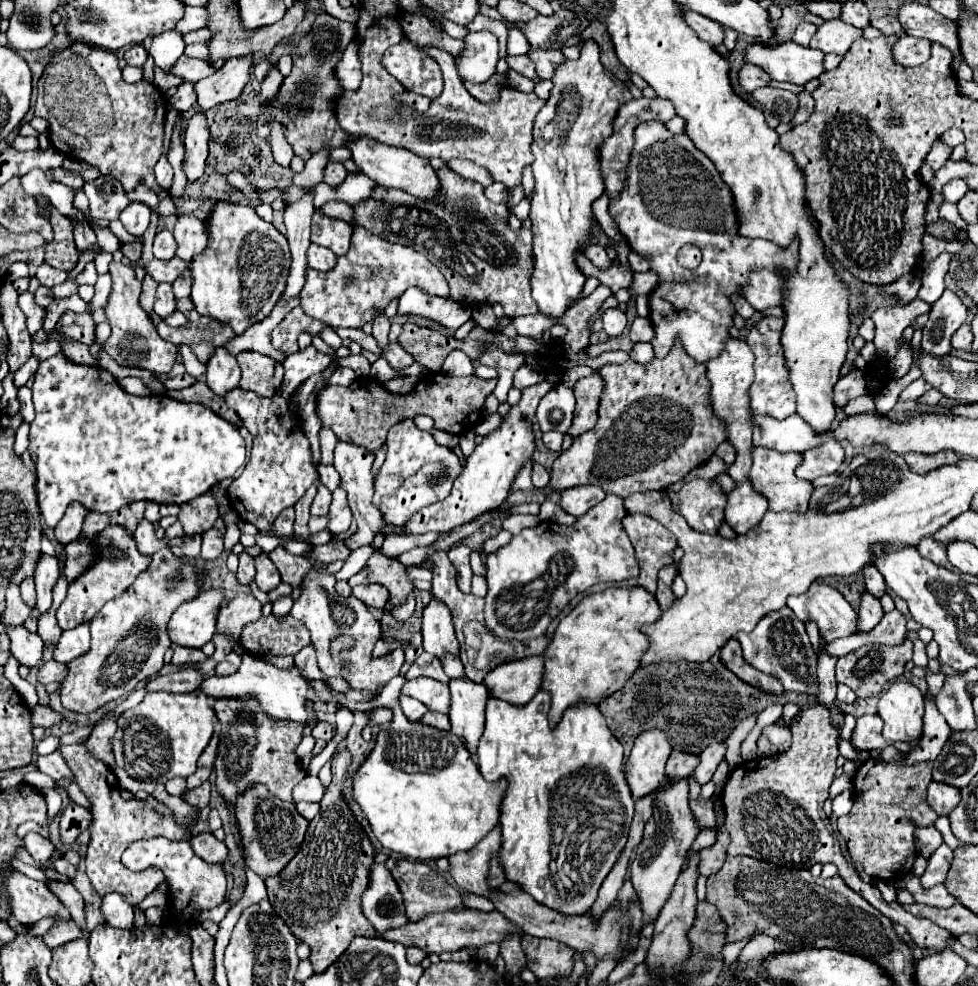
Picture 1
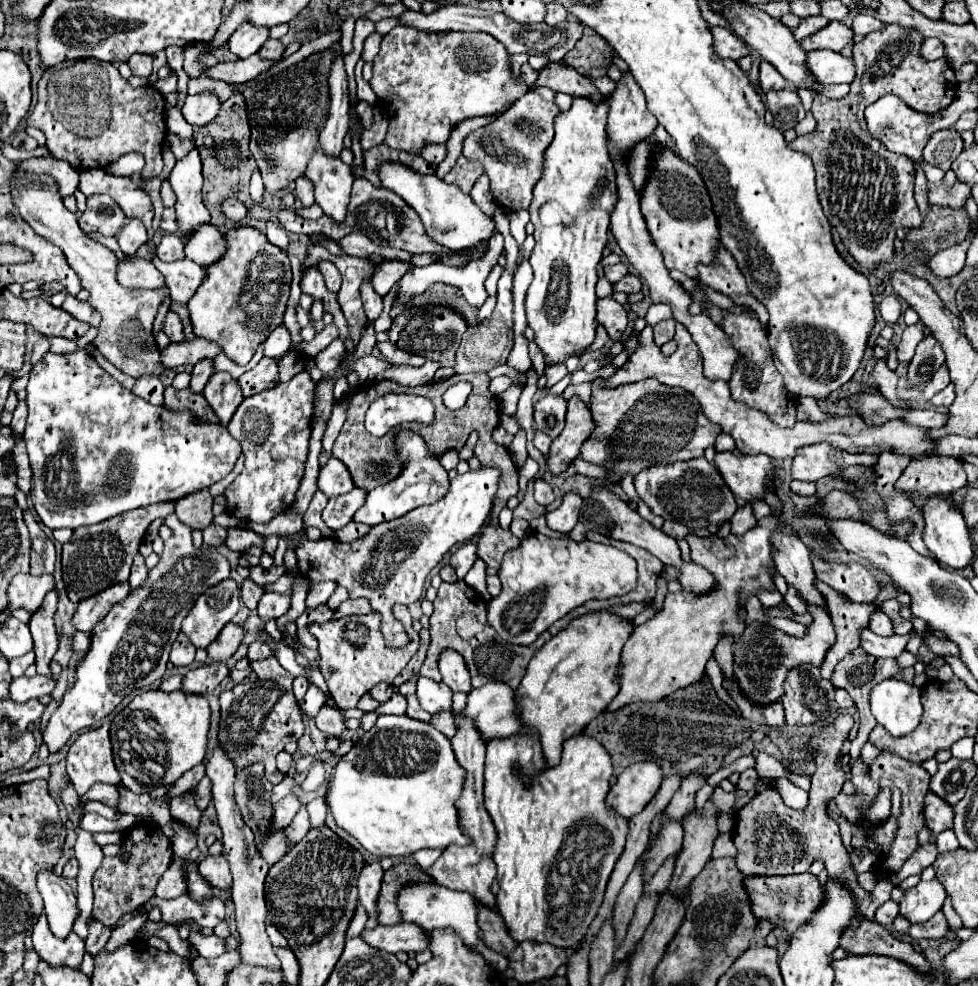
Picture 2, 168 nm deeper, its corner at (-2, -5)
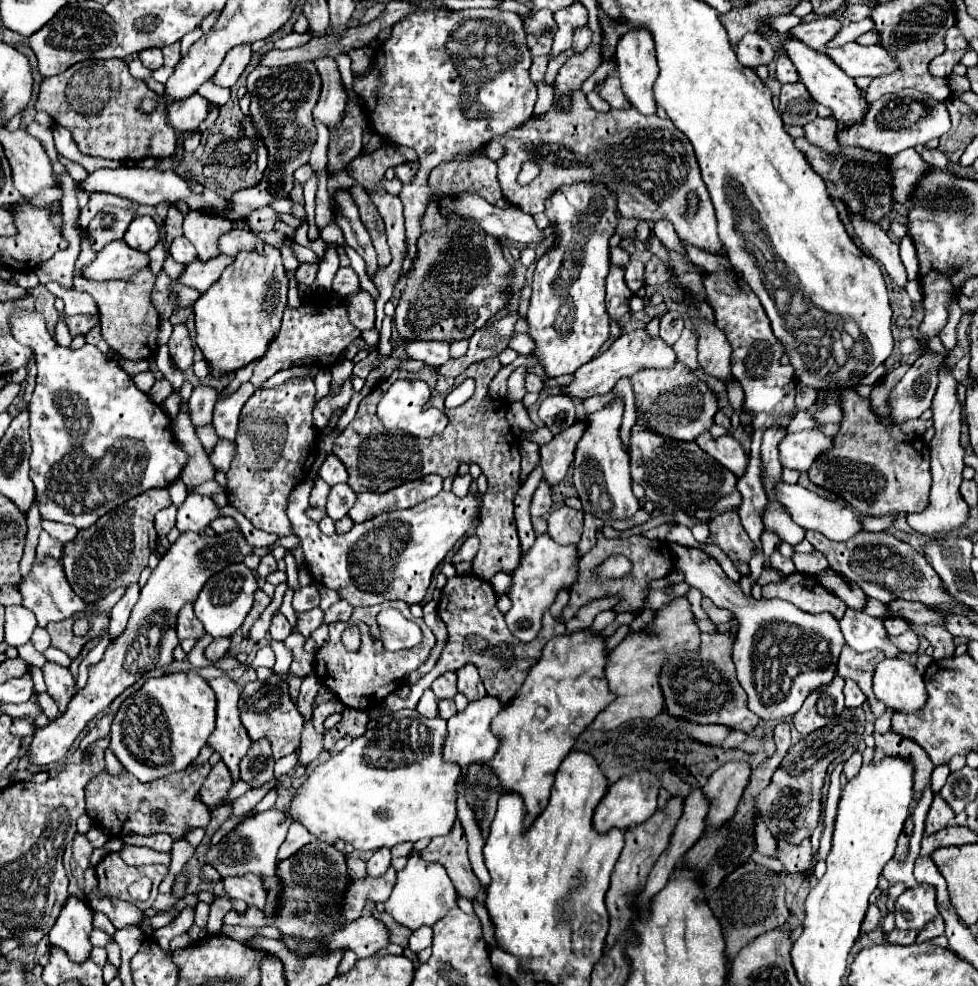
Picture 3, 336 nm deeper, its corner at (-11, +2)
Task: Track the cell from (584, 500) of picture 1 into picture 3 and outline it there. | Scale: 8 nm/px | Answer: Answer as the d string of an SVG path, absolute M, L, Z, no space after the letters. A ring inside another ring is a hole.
M560 507L548 515L548 535L560 545L574 545L582 535L582 511Z

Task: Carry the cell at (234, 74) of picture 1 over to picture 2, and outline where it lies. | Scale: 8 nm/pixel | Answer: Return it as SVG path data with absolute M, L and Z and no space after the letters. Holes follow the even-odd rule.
M201 92L195 96L187 96L181 112L191 126L205 126L217 116L219 108L221 100L215 92Z

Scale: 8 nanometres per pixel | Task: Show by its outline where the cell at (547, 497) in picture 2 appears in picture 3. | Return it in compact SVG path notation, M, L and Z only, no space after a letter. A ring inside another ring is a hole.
M540 481L534 497L532 497L532 507L530 507L530 515L532 517L544 517L552 507L552 499L550 499L550 485L546 481Z

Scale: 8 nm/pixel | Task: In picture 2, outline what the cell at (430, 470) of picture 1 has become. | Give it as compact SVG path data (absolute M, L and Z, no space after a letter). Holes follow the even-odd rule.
M401 428L395 434L393 444L395 444L397 458L403 462L403 468L401 468L397 478L393 478L391 482L387 482L381 488L375 488L375 490L371 490L367 494L365 504L353 516L355 522L363 522L363 524L369 524L369 526L375 526L375 524L381 524L381 522L387 522L387 520L395 520L399 516L405 516L413 508L423 506L423 504L433 504L435 500L441 500L447 494L449 474L439 464L439 458L435 458L431 454L431 450L427 448L425 440L419 434L415 434L413 430Z

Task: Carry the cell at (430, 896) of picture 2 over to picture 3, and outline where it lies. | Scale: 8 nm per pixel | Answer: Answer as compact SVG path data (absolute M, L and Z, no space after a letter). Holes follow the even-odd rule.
M412 855L408 857L406 867L398 871L398 881L384 905L396 923L408 927L410 931L416 931L422 925L434 925L438 919L442 919L452 907L456 907L456 897L458 893L448 873L444 873L442 865L424 861L420 855Z

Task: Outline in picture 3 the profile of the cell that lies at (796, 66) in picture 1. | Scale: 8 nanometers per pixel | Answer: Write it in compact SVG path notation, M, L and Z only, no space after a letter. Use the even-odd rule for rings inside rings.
M846 43L844 47L826 49L824 53L850 77L880 77L898 69L896 57L892 57L882 45L864 47L860 43Z

